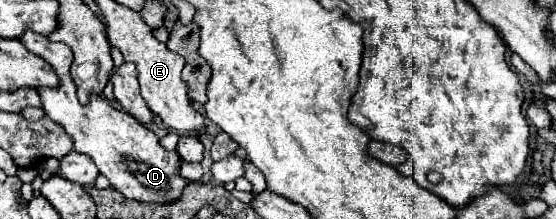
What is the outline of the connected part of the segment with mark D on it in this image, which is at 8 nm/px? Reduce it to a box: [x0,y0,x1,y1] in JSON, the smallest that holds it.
[20,32,186,202]

